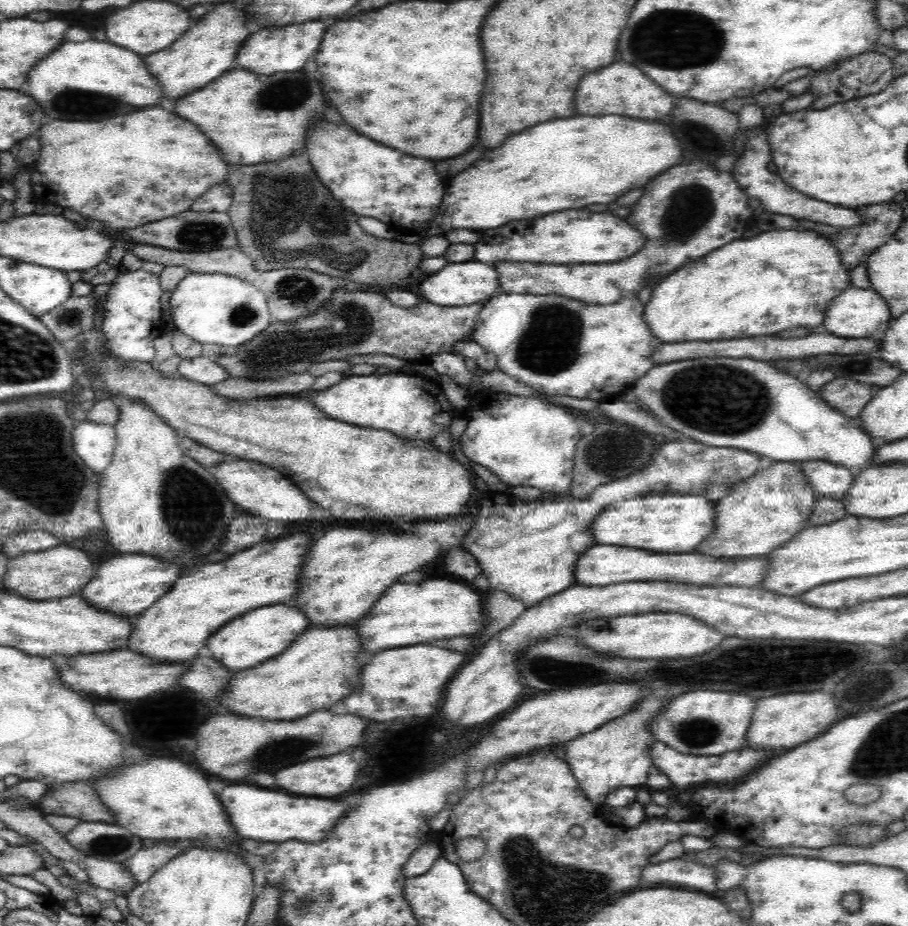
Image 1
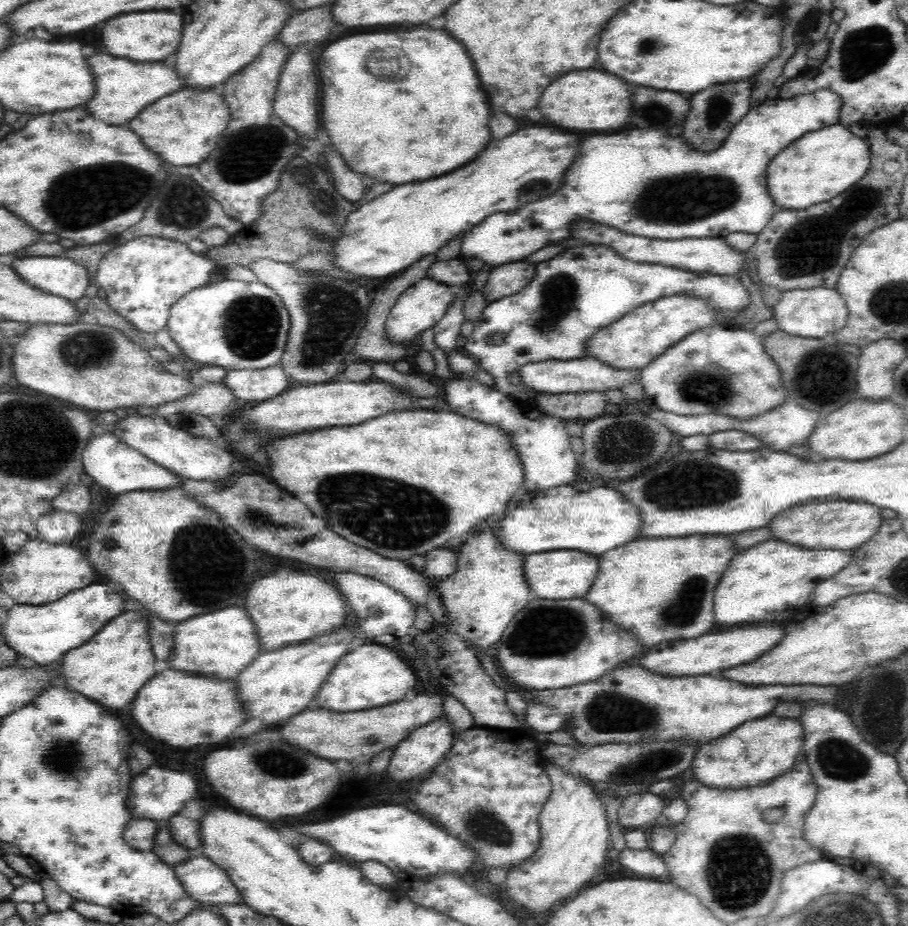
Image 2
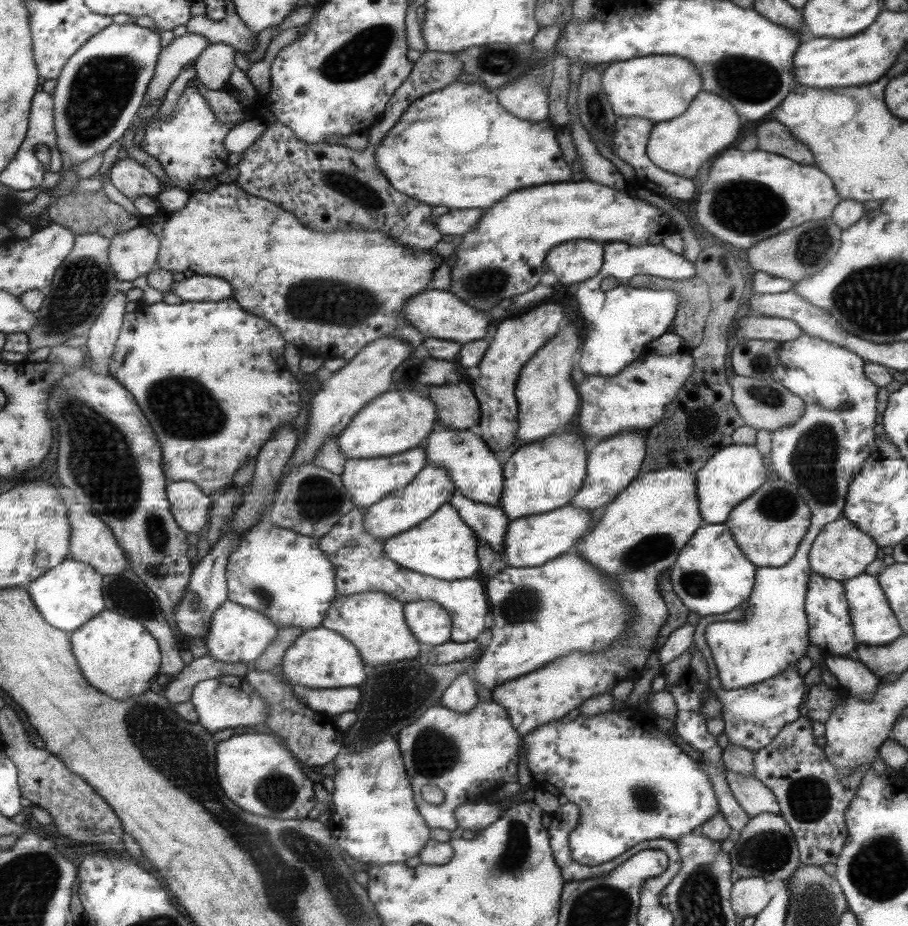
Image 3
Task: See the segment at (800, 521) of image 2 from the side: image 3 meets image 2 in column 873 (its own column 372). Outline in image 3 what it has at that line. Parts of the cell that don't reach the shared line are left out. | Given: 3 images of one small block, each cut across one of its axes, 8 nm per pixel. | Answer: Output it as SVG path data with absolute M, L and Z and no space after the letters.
M427 464L407 487L392 492L380 502L368 507L367 514L363 515L364 528L372 536L382 538L382 540L410 531L411 528L418 527L424 520L430 519L443 504L448 502L448 499L452 498L452 493L456 490L452 476L448 476L444 468Z

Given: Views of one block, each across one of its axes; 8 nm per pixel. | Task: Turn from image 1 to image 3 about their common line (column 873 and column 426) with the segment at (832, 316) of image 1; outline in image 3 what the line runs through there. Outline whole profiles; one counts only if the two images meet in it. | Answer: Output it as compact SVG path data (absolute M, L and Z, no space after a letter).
M428 290L418 296L414 296L403 306L406 320L413 328L419 330L424 339L434 338L439 340L452 340L462 346L476 340L482 340L486 336L490 318L486 320L482 312L476 312L470 306L464 306L456 296L442 290Z

